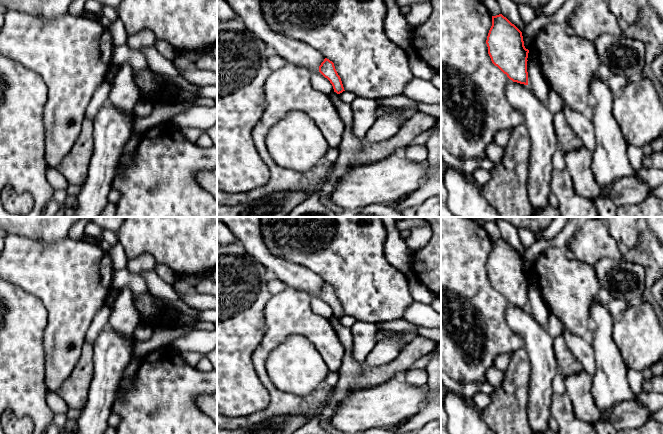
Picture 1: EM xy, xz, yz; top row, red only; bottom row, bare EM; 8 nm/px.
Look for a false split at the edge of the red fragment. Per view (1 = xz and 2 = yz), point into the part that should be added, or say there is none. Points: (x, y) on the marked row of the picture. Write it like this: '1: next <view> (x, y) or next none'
1: next none
2: next none

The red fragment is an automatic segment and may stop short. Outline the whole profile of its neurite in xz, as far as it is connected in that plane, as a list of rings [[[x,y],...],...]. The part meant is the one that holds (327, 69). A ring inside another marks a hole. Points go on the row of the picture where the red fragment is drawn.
[[[325,58],[319,66],[319,72],[327,78],[333,86],[334,92],[337,94],[342,93],[344,90],[340,76],[338,75],[334,63]]]

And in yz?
[[[502,14],[492,16],[486,44],[492,63],[513,82],[528,85],[527,58],[522,32]]]

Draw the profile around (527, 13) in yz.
[[[518,5],[518,13],[521,20],[527,25],[534,21],[540,8],[533,8],[528,5]]]

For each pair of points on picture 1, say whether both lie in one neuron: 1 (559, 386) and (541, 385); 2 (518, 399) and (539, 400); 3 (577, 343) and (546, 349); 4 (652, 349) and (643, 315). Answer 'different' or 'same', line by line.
1: different
2: different
3: different
4: same

